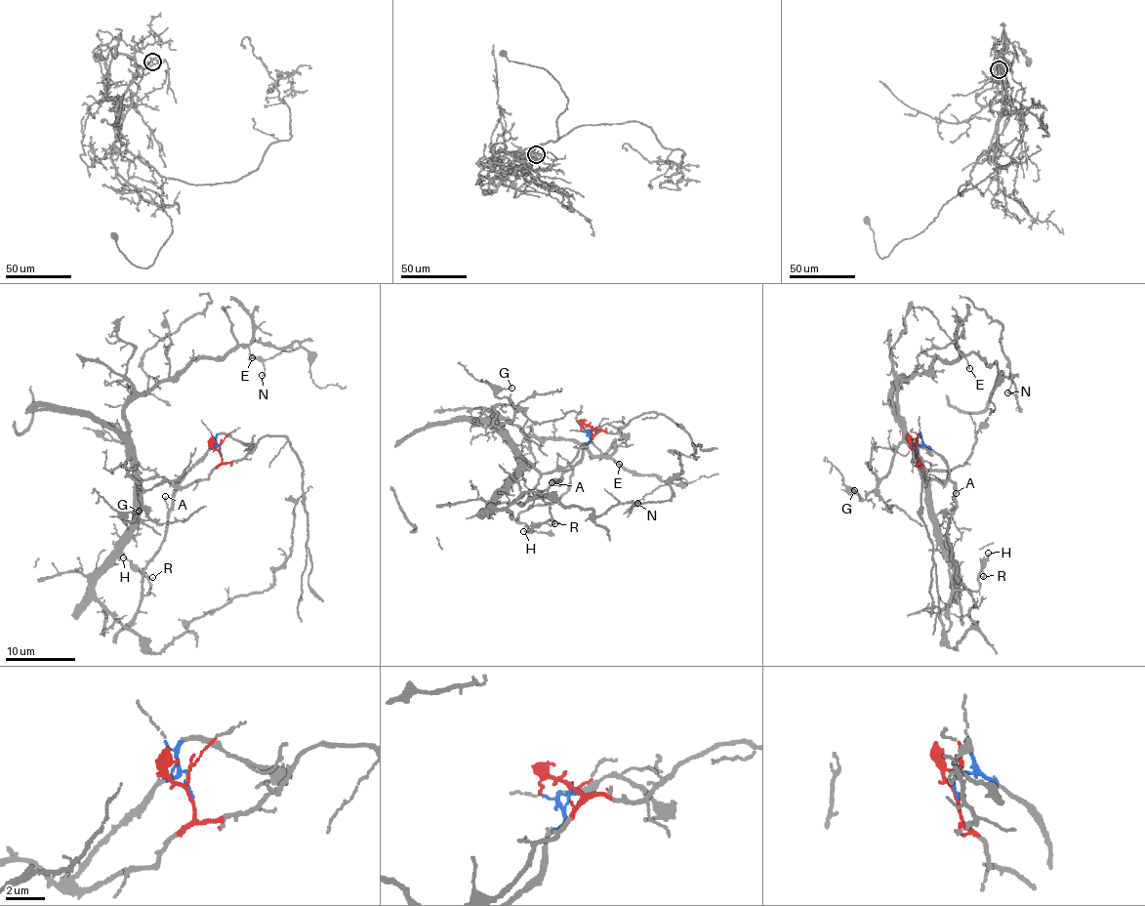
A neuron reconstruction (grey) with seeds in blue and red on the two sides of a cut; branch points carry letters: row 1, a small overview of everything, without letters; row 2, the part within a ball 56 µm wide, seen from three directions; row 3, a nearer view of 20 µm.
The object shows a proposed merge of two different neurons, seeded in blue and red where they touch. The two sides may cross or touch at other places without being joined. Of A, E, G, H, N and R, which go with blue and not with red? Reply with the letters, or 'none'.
A, H, R

